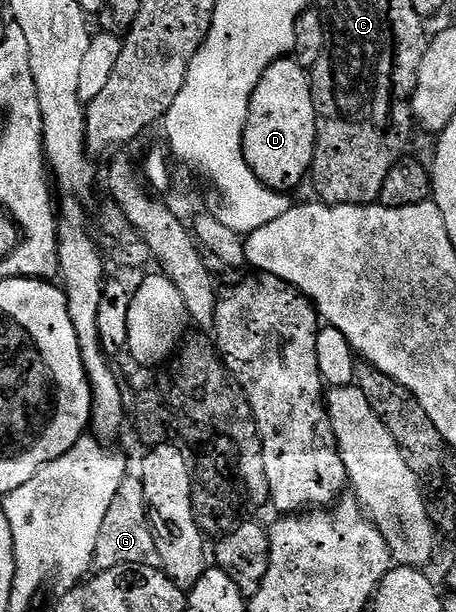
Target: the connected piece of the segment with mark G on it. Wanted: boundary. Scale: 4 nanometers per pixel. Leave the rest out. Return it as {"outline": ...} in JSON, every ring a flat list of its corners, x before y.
{"outline":[[126,476,123,484,119,484,119,492,115,492,115,498,111,500,111,508,107,508,107,516,103,516,92,569,100,572,116,566,160,567,160,564,153,528,149,525,149,507,145,505,143,484,140,477]]}

